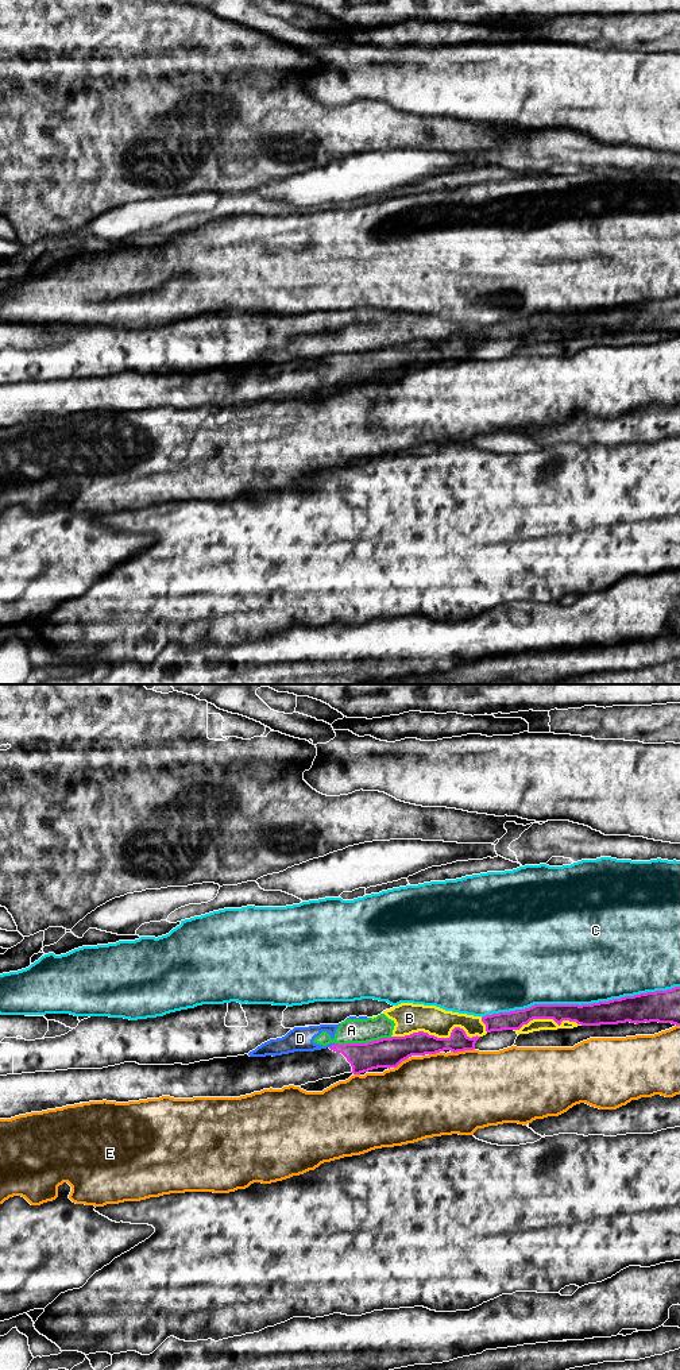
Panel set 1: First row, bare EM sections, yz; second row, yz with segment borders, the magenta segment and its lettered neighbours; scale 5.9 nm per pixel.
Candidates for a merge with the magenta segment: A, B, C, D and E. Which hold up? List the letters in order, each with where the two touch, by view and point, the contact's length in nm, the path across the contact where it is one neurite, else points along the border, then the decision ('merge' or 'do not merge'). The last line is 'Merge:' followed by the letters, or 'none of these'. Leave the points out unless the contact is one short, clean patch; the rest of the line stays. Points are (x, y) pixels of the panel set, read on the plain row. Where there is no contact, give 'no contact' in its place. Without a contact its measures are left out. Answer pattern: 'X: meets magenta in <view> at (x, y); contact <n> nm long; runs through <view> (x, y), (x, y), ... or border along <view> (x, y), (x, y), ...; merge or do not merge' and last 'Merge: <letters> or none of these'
A: meets magenta in yz at (363, 352); contact 340 nm long; border along yz (391, 346), (366, 351), (336, 352); do not merge
B: meets magenta in yz at (436, 346); contact 550 nm long; do not merge
C: meets magenta in yz at (582, 313); contact 1200 nm long; do not merge
D: meets magenta in yz at (332, 354); contact 50 nm long; do not merge
E: meets magenta in yz at (462, 359); contact 150 nm long; do not merge
Merge: none of these

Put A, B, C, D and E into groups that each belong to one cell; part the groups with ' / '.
A B D / C / E

